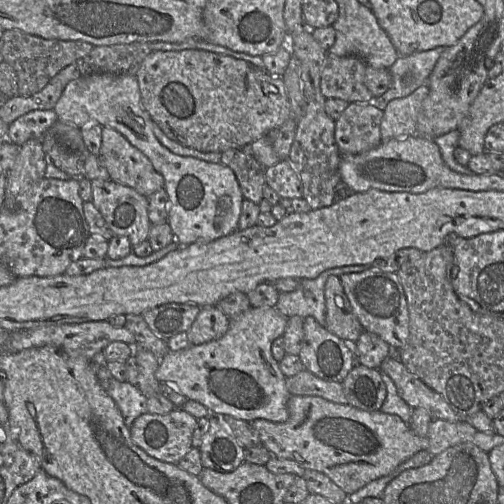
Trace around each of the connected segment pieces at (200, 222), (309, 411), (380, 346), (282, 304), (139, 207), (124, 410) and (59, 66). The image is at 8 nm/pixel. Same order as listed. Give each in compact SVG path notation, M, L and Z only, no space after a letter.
M92 73L71 80L54 111L59 121L81 129L90 124L115 129L150 159L165 180L169 197L167 222L175 235L173 242L211 242L238 230L244 196L234 171L221 163L174 154L161 144L152 129L154 121L142 104L136 76Z
M290 396L287 403L289 418L283 423L265 419L250 422L264 447L280 460L292 460L305 470L325 474L347 495L360 490L378 478L389 475L401 463L422 450L428 450L427 437L416 435L399 416L382 411L365 411L350 404L338 404L319 396Z
M363 331L359 339L352 343L357 364L378 369L381 362L391 355L391 346L379 336Z
M349 265L323 271L313 279L301 279L296 290L280 293L275 308L284 316L313 317L323 327L326 325L325 284L329 276L362 272L370 265Z
M99 179L91 180L93 199L92 203L101 212L108 227L117 236L129 238L132 246L141 244L148 239L151 222L148 217L149 199L133 188L114 182Z
M107 367L96 368L101 387L117 404L125 425L130 428L140 415L148 413L147 399L137 386L120 382L114 378Z
M9 29L3 32L1 54L16 71L18 95L27 97L41 91L57 73L85 57L93 47L86 41L45 39L19 29Z

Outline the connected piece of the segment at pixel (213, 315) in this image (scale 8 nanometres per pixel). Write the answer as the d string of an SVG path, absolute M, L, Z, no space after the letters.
M216 306L201 308L187 331L190 343L200 345L221 338L228 331L230 321Z

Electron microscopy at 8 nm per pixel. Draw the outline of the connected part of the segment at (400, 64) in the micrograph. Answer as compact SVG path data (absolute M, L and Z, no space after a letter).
M439 46L409 56L399 56L389 68L392 75L391 87L381 96L373 97L369 103L384 110L394 99L410 95L420 86L427 84L430 74L446 47Z

